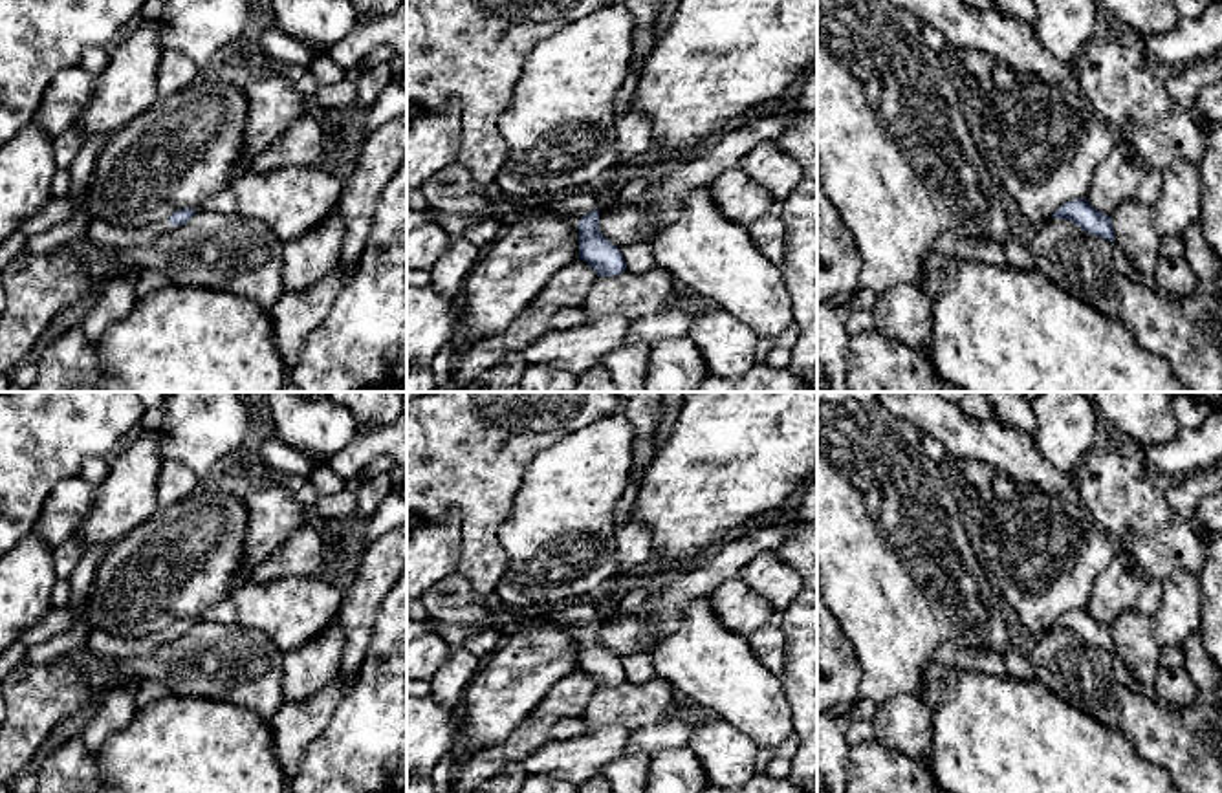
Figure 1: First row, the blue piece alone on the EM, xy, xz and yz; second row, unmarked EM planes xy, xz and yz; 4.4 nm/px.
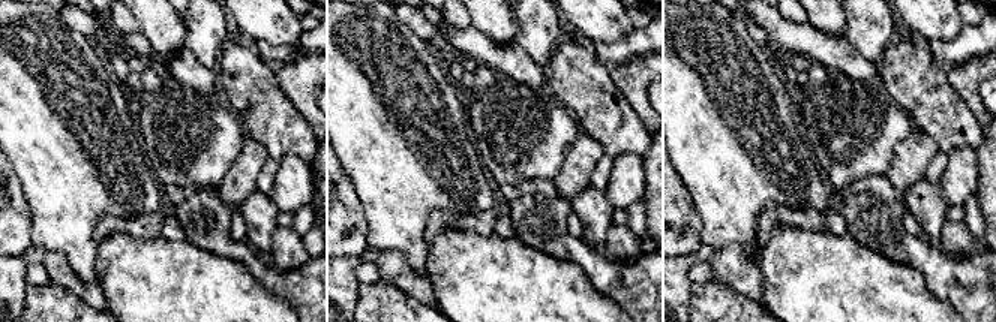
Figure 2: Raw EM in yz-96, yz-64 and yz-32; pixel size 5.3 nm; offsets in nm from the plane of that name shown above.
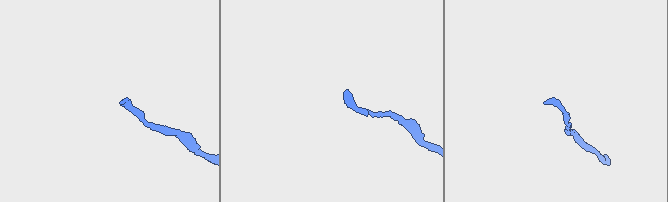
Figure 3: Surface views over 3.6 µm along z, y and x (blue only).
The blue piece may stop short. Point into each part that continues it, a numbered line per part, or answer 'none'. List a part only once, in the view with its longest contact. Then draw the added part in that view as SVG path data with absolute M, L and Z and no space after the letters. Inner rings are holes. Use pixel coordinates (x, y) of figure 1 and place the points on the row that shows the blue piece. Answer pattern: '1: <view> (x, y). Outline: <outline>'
1: xz (574, 207). Outline: M588 194L570 196L566 200L551 203L551 211L566 216L573 225L579 225L579 220L595 209L597 205Z

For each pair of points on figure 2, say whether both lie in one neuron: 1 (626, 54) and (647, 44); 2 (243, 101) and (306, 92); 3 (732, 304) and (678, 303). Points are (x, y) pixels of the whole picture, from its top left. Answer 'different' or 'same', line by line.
1: same
2: different
3: different

